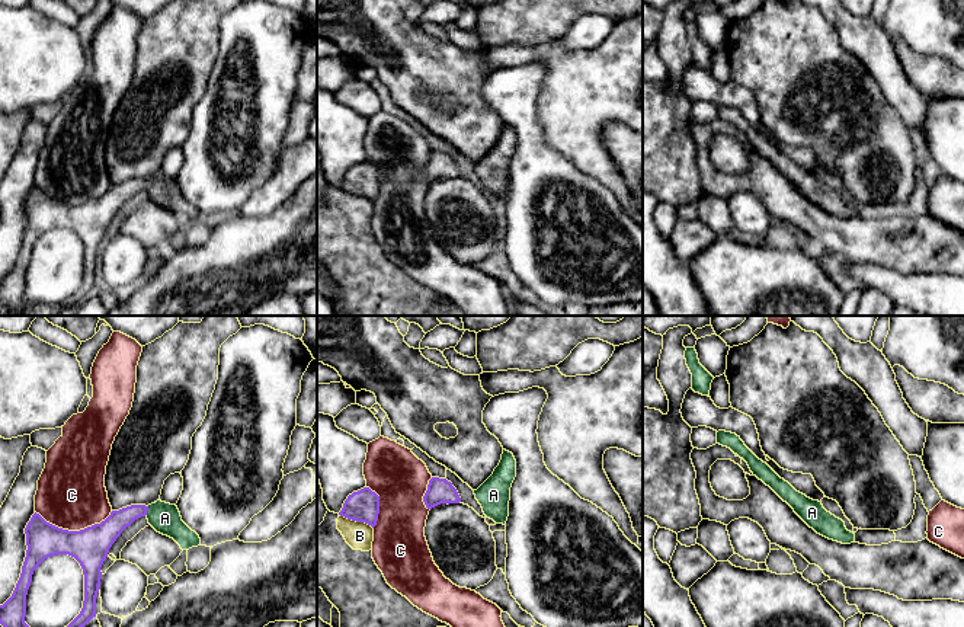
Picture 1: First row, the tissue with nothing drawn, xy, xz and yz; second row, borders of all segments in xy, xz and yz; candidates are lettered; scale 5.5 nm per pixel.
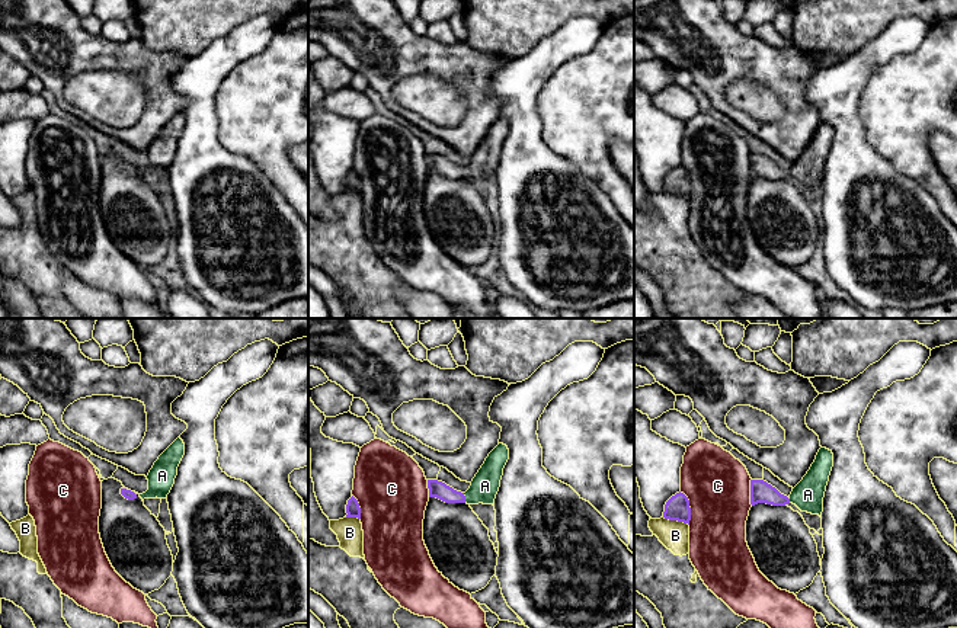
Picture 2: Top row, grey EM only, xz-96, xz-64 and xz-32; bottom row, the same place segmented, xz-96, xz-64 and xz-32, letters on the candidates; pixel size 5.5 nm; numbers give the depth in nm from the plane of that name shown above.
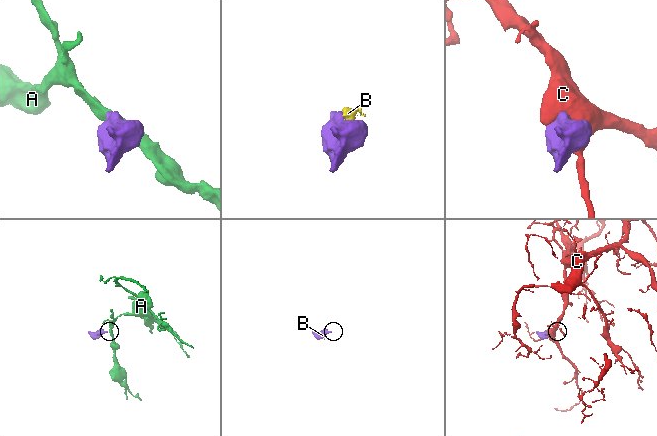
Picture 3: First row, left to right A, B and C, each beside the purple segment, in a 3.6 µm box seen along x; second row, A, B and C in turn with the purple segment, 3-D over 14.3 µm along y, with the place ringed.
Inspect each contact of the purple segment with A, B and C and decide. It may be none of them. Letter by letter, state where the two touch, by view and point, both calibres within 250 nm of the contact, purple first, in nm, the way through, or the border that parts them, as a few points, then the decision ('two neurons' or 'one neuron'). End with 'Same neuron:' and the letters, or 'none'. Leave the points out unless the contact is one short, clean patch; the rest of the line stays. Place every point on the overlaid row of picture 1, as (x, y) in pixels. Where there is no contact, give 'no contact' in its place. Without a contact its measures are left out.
A: meets purple in xy at (147, 509); 120 nm thick on the purple side, 170 nm on the other; runs through xy (109, 530), (127, 515), (147, 509), (165, 518); one neuron
B: meets purple in xz at (356, 521); 180 nm thick on the purple side, 160 nm on the other; border along xz (339, 514), (364, 521), (372, 528); two neurons
C: meets purple in xy at (74, 531); 200 nm thick on the purple side, 380 nm on the other; two neurons
Same neuron: A

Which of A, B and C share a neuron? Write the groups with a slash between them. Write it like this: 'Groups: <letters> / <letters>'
Groups: A / B / C

